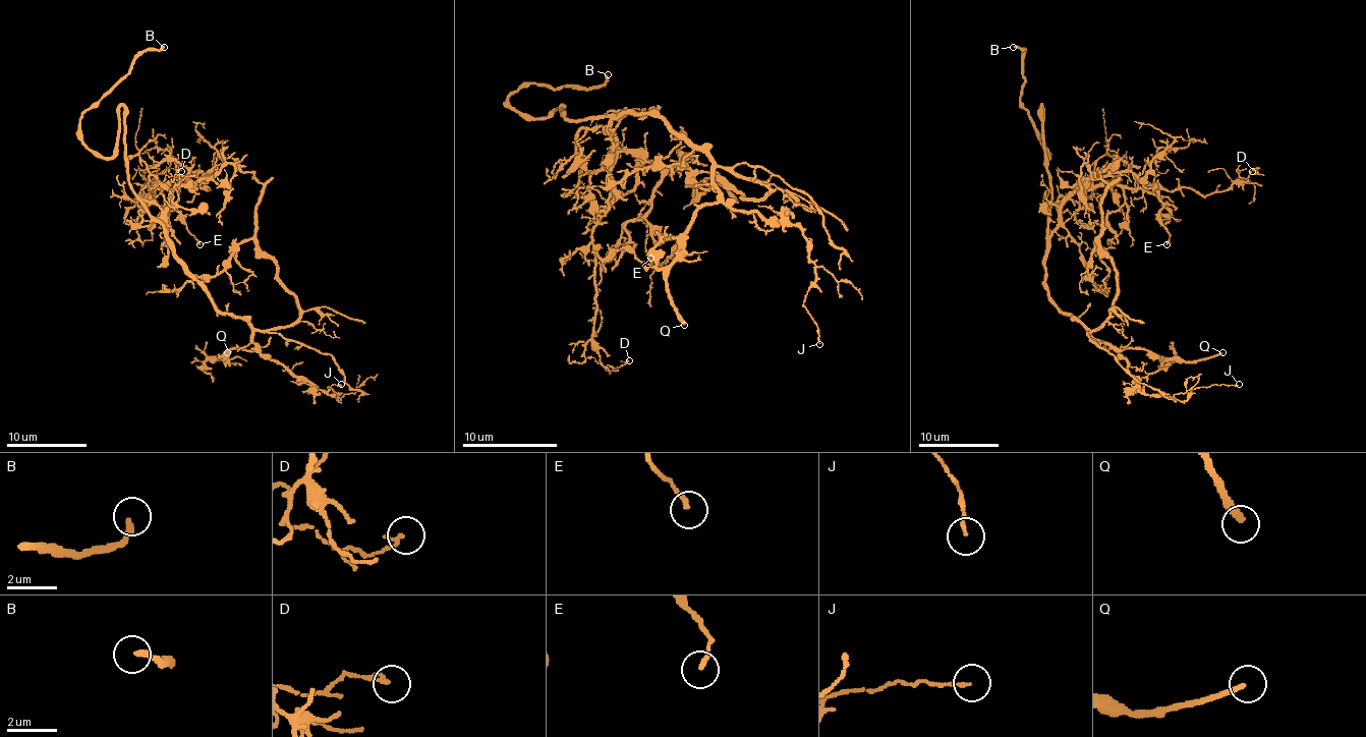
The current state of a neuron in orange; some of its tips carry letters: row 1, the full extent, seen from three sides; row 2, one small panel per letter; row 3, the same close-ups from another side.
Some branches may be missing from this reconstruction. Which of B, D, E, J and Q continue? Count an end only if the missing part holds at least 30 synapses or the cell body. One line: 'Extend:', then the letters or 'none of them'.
Extend: B, Q

